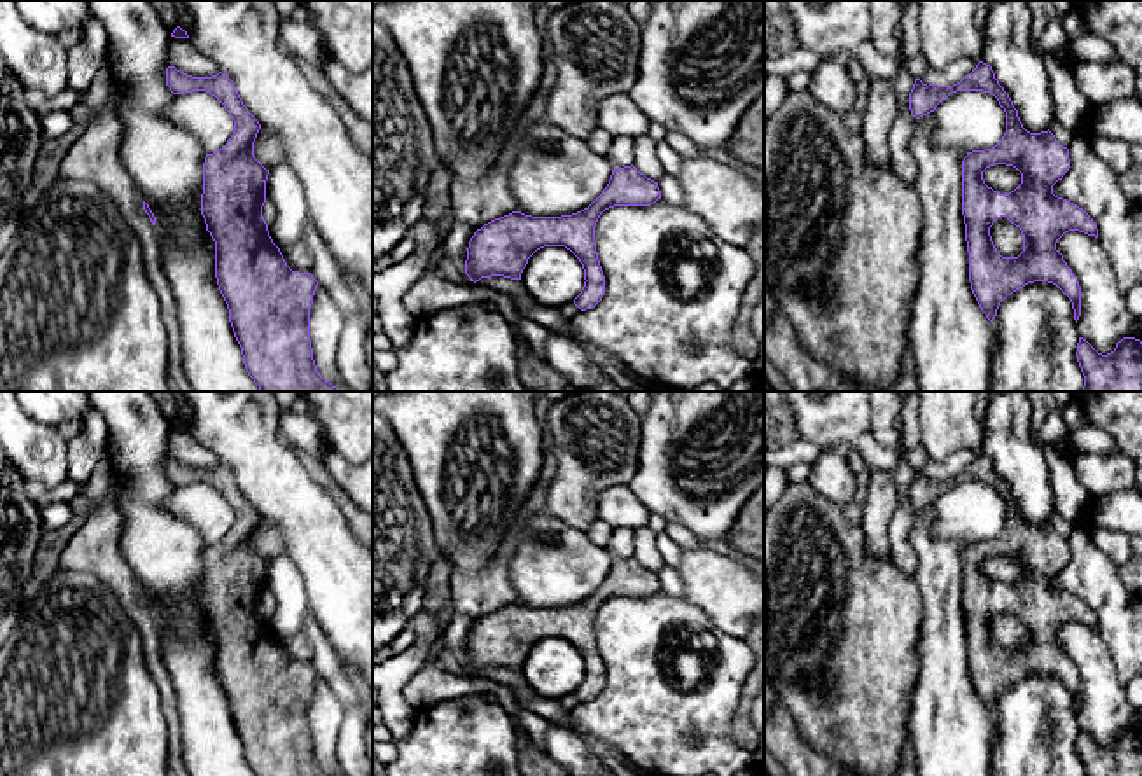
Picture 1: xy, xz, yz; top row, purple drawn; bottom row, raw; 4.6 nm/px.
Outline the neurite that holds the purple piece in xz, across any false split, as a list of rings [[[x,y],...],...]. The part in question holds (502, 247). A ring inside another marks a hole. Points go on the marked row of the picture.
[[[633,164],[614,168],[607,187],[584,210],[561,217],[532,217],[512,211],[484,224],[467,248],[465,274],[470,281],[504,276],[521,280],[528,259],[544,246],[565,246],[584,269],[584,287],[574,299],[581,309],[595,308],[605,294],[595,227],[600,215],[614,206],[651,206],[661,199],[658,182]]]

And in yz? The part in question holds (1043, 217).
[[[983,61],[953,86],[927,86],[915,79],[909,93],[911,115],[920,119],[934,112],[957,91],[990,93],[1006,112],[1002,140],[992,149],[967,152],[962,161],[969,281],[981,311],[993,322],[1007,295],[1028,283],[1048,281],[1070,299],[1077,323],[1081,287],[1056,243],[1069,231],[1098,238],[1098,229],[1083,208],[1053,194],[1053,185],[1070,168],[1069,149],[1049,129],[1030,133],[1023,128],[1009,94]],[[995,164],[1013,166],[1021,173],[1021,184],[1009,194],[999,194],[983,180],[983,171]],[[1000,217],[1023,234],[1023,252],[1018,257],[1002,257],[992,241],[990,227]]]

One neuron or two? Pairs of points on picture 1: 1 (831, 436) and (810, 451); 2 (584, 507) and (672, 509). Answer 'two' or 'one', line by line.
1: two
2: two

